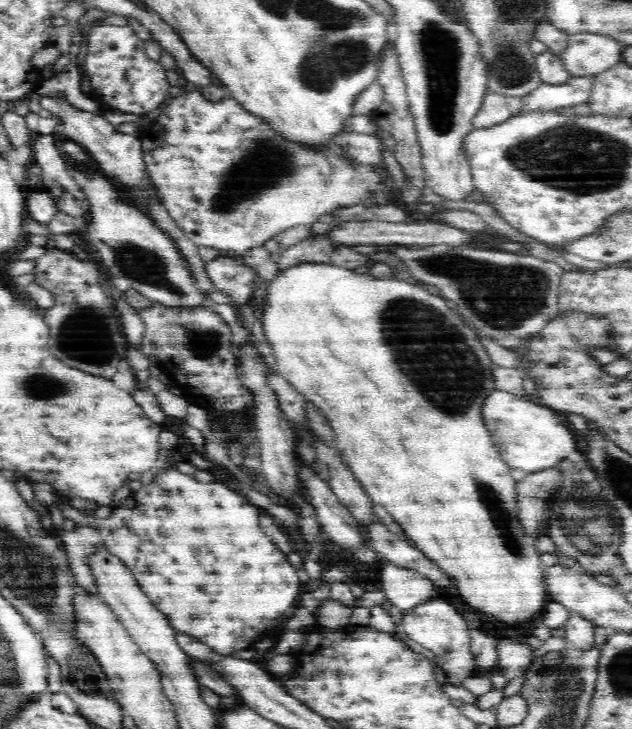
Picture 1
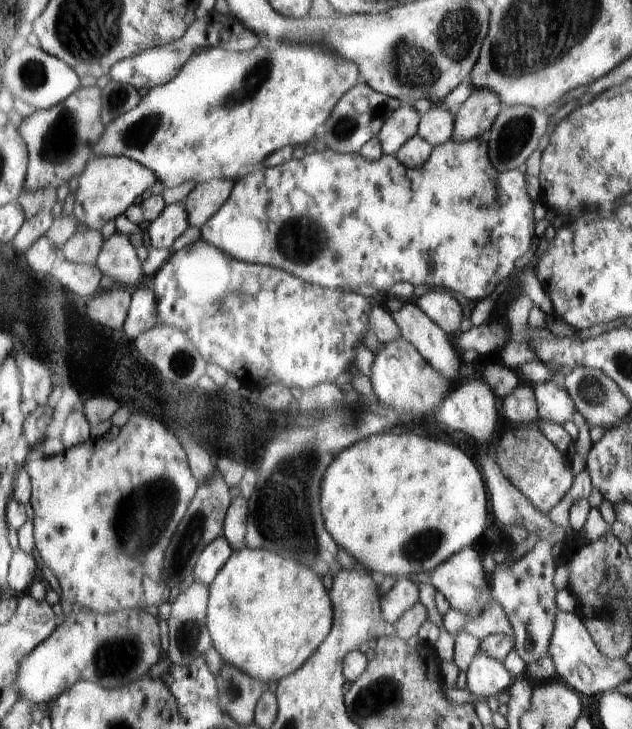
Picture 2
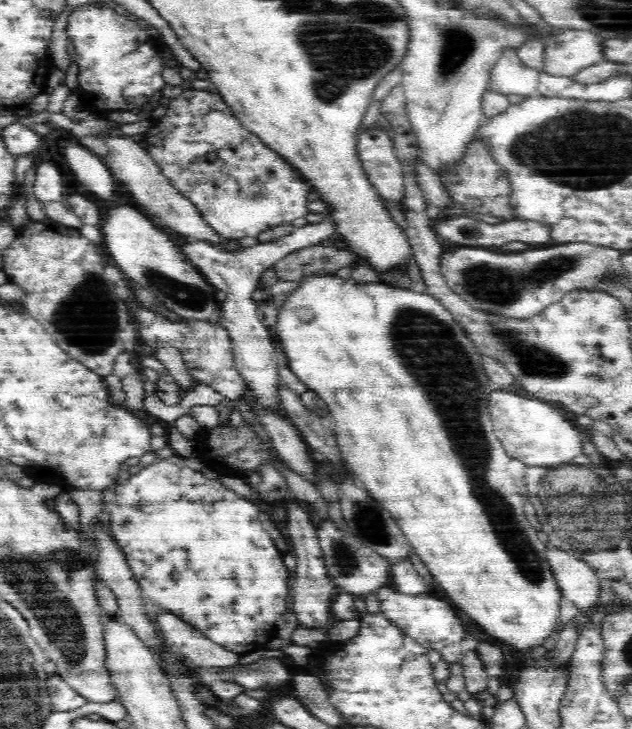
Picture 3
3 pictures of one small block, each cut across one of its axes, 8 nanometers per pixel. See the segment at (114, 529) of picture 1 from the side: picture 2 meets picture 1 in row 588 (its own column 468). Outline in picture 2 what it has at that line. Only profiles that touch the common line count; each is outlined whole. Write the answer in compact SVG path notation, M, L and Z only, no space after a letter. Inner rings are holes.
M485 137L473 138L469 141L459 143L454 138L447 140L440 146L433 147L433 153L428 161L418 168L407 167L394 155L382 155L377 161L365 159L360 153L348 154L332 152L312 152L310 156L304 156L300 160L290 160L282 166L274 168L262 168L256 174L248 174L246 178L237 180L232 190L232 196L222 205L220 212L210 217L201 226L201 238L207 243L213 243L227 255L242 262L266 265L280 270L290 270L290 274L298 274L298 278L306 282L326 287L327 289L354 290L360 284L372 284L382 291L387 292L398 280L410 282L414 286L430 284L434 288L448 288L448 292L460 292L472 305L483 300L492 294L492 290L516 272L516 262L524 256L524 252L530 248L530 236L534 230L534 218L532 218L532 204L526 192L526 182L524 176L518 169L512 169L500 173L492 166L488 158L488 143Z

